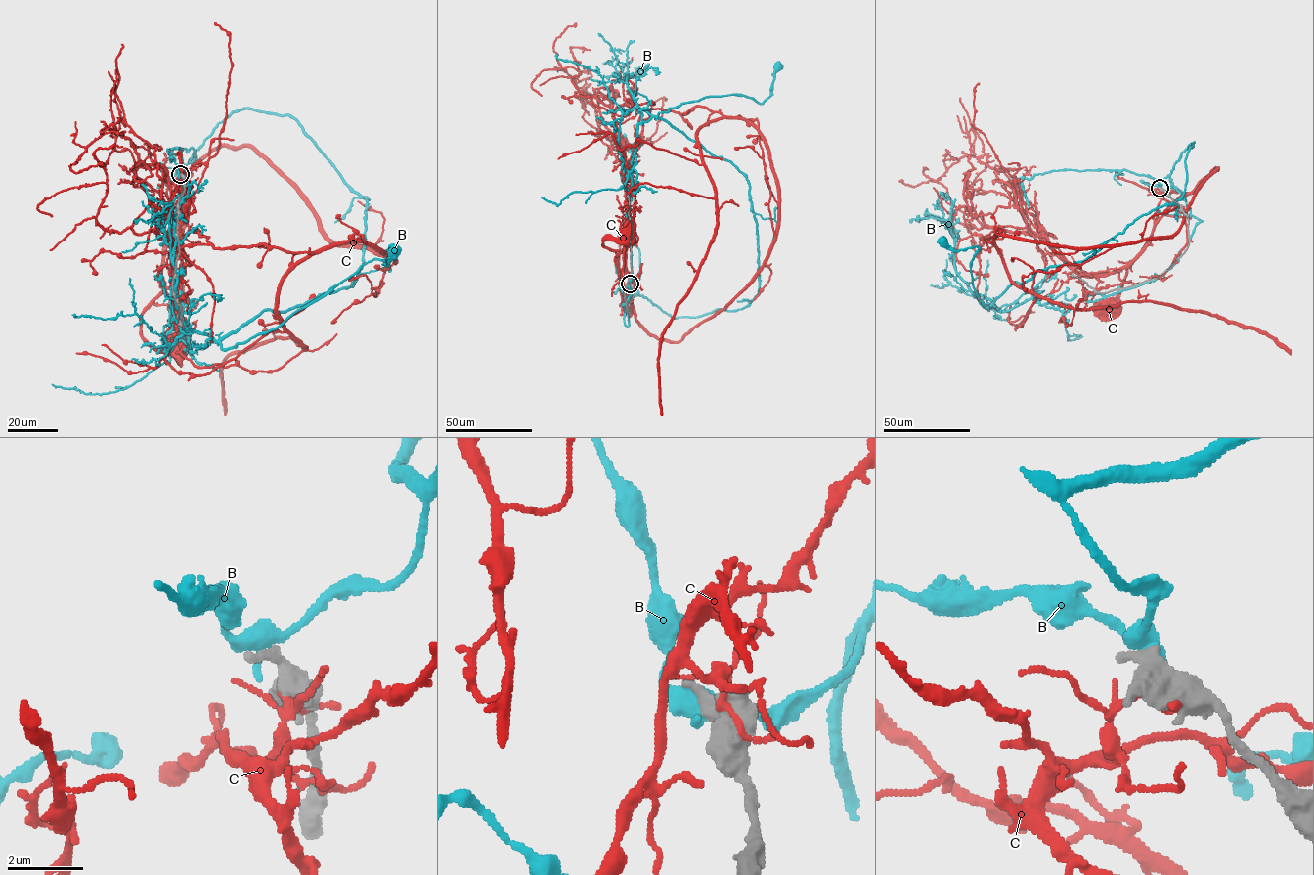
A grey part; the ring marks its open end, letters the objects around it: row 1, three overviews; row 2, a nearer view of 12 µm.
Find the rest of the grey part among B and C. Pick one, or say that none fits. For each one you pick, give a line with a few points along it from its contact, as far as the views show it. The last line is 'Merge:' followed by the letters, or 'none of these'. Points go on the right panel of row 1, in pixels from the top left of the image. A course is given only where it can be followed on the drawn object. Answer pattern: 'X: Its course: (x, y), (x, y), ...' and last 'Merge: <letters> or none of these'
Merge: none of these

